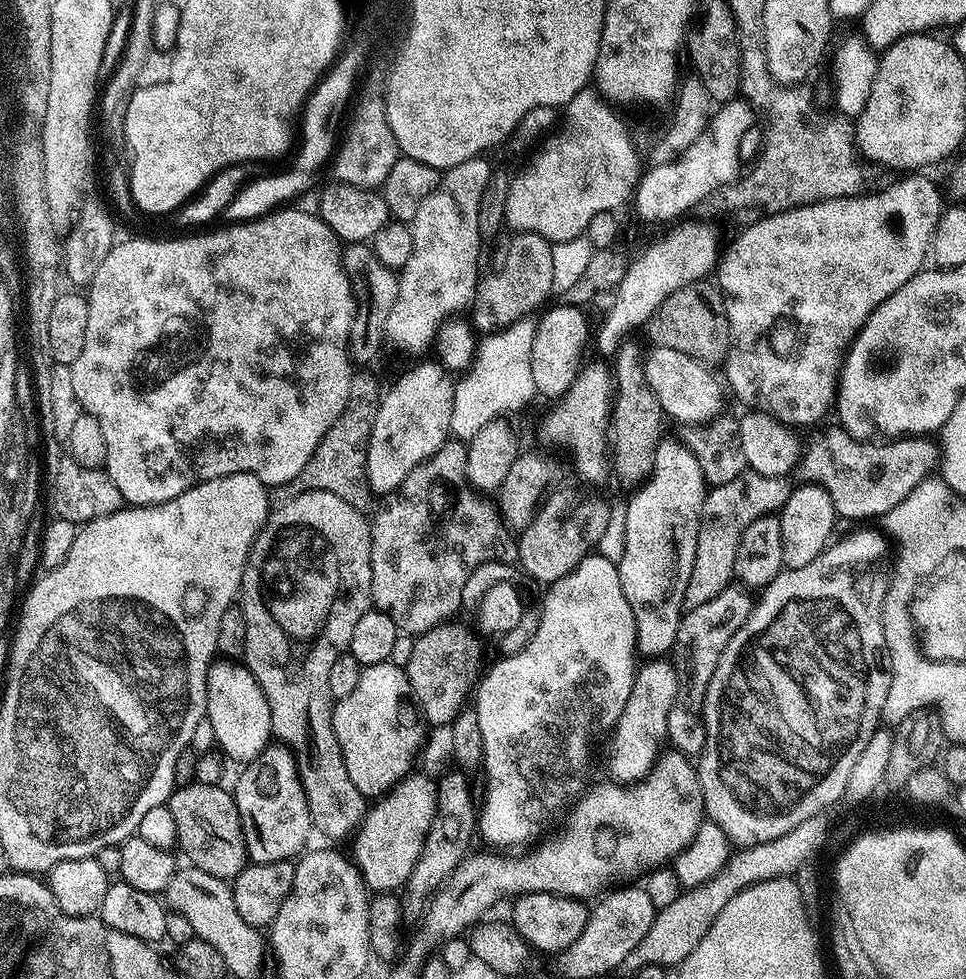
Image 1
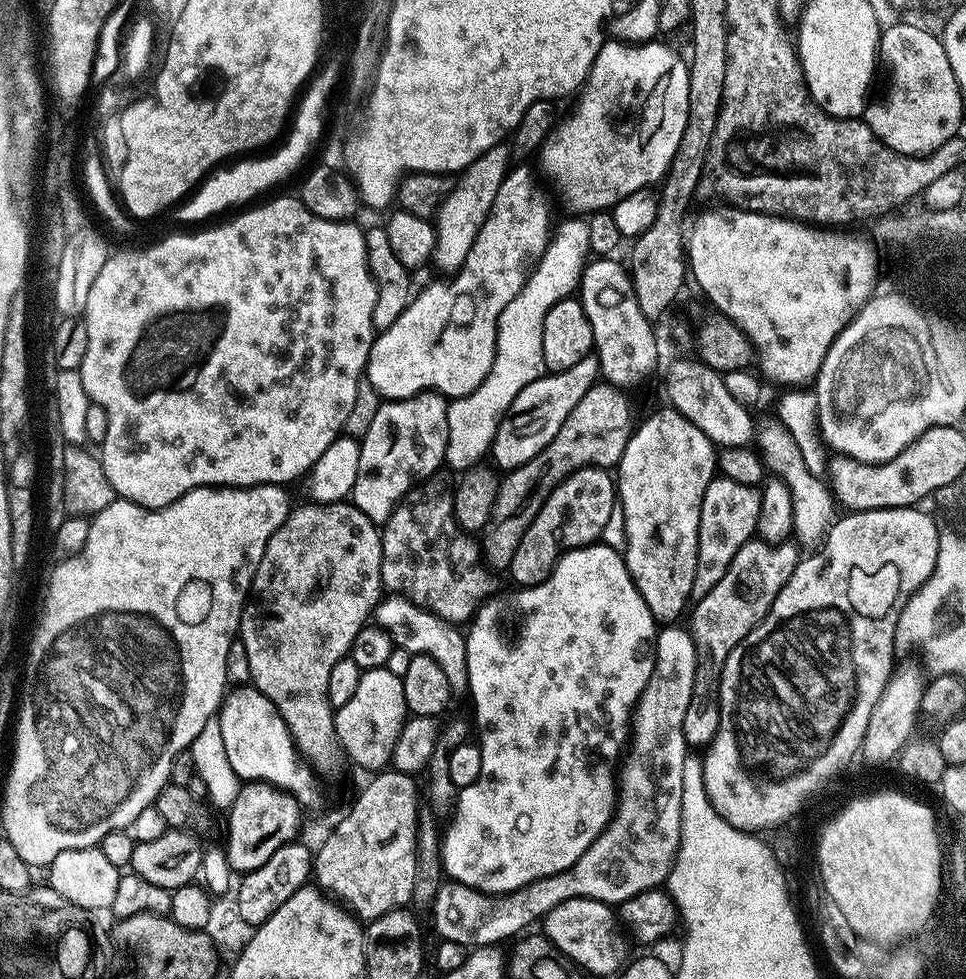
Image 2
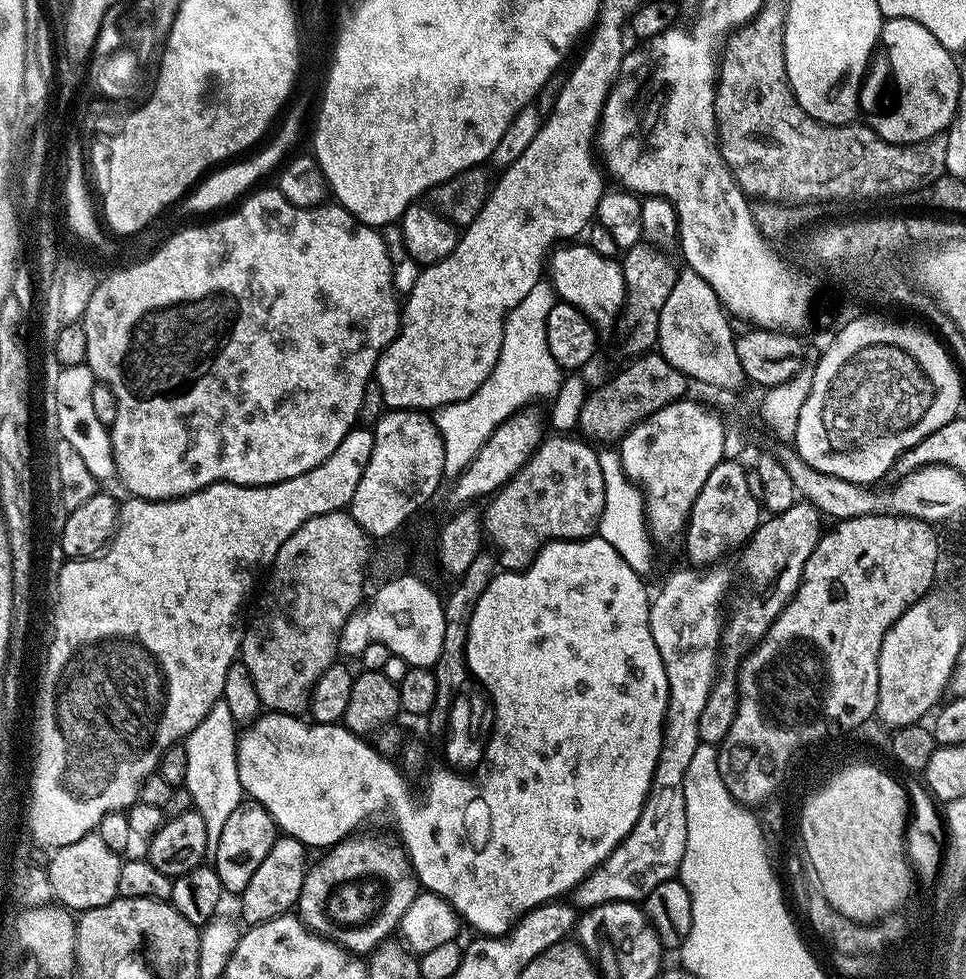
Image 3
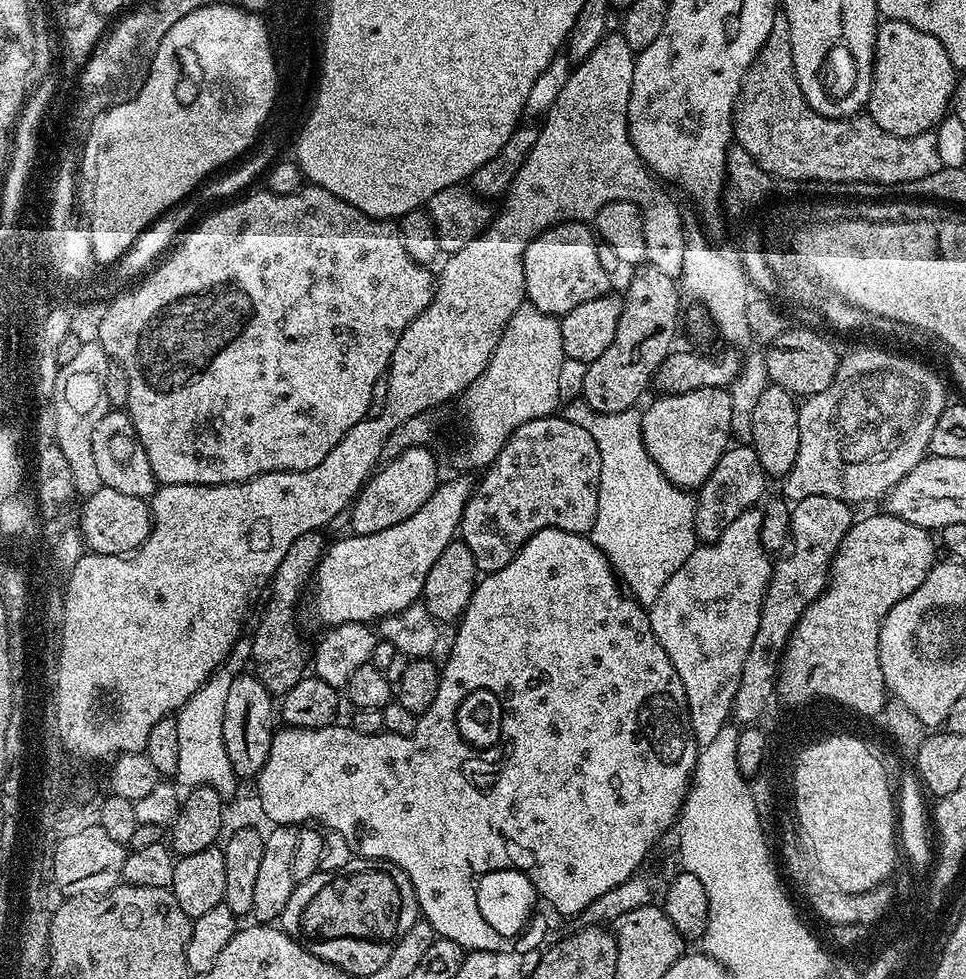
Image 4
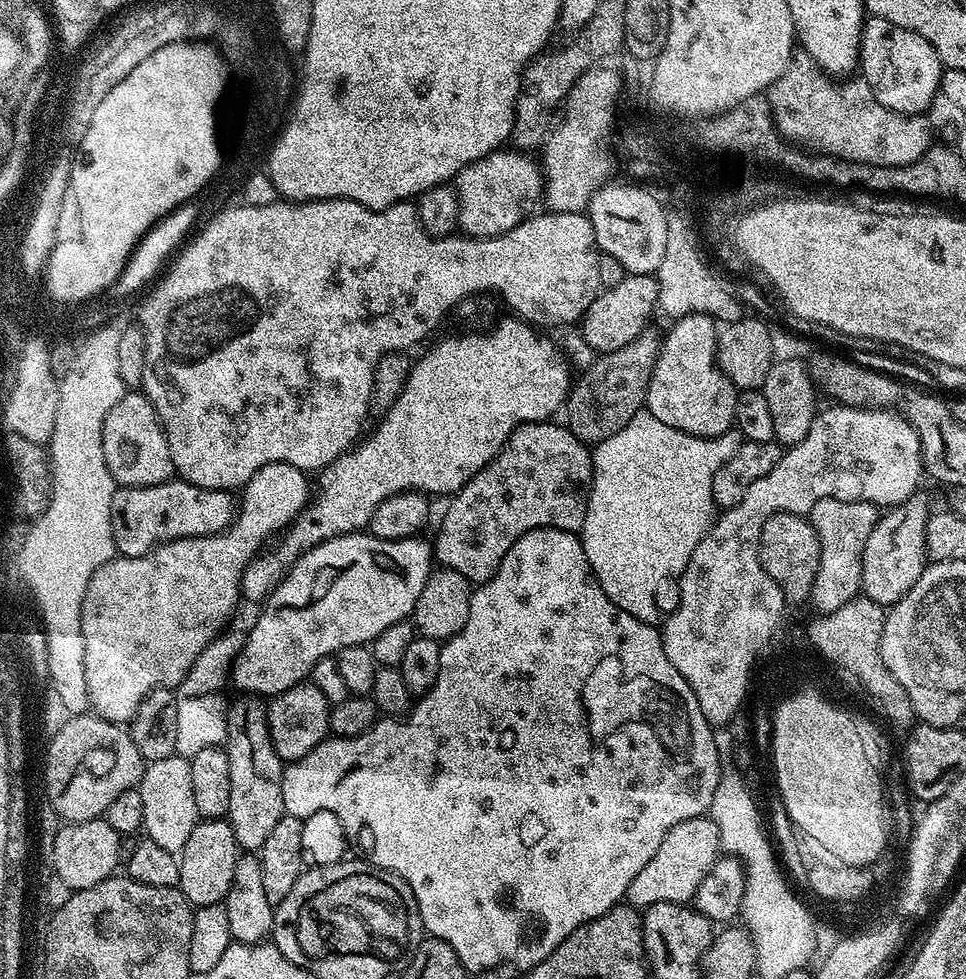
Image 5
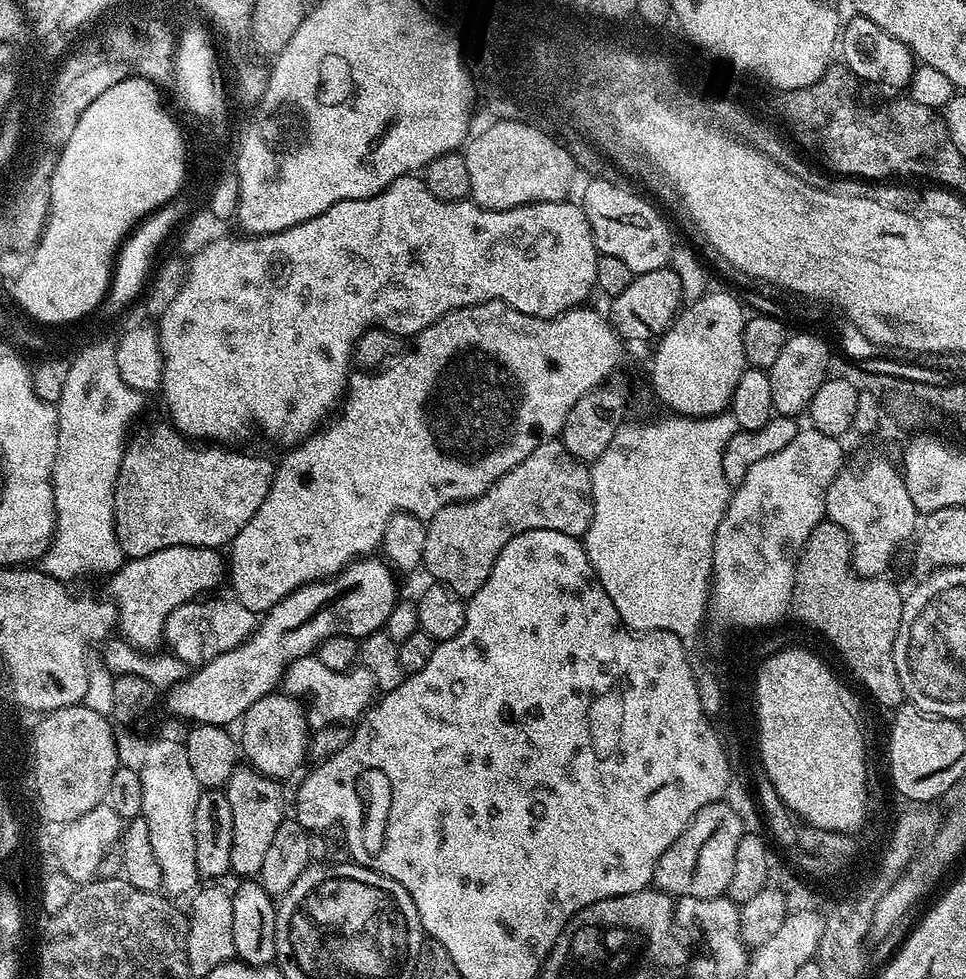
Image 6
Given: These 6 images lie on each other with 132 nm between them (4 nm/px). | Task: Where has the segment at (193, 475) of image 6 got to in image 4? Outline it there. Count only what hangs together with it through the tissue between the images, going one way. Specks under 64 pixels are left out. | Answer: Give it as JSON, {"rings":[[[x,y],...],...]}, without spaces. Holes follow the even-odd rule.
{"rings":[[[101,487],[97,492],[87,493],[84,505],[78,510],[78,517],[81,520],[79,528],[80,539],[83,540],[85,549],[89,553],[98,556],[127,556],[142,546],[152,529],[152,509],[149,501],[142,497],[131,497],[122,494],[119,490]]]}

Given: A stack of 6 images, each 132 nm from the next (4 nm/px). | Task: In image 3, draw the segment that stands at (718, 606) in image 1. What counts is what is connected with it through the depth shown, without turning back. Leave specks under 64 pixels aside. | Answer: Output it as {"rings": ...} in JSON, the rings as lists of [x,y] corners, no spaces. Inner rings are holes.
{"rings":[[[797,502],[790,506],[790,510],[769,515],[743,545],[739,553],[740,569],[736,576],[734,572],[734,583],[726,600],[726,619],[720,633],[716,676],[712,679],[706,706],[702,706],[702,716],[698,718],[700,743],[718,746],[726,738],[730,722],[734,722],[736,717],[736,674],[740,671],[741,659],[756,647],[795,594],[806,562],[820,541],[820,521],[822,515],[814,505]]]}

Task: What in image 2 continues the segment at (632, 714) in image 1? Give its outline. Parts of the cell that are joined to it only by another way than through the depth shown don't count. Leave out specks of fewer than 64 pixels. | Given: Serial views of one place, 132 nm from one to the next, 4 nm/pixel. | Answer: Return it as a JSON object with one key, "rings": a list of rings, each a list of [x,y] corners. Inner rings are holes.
{"rings":[[[664,626],[656,634],[656,661],[650,682],[642,690],[640,700],[634,709],[634,719],[630,725],[630,743],[626,755],[618,768],[618,799],[612,821],[604,833],[570,866],[561,872],[538,878],[525,888],[503,894],[479,892],[465,884],[441,883],[438,894],[432,900],[430,915],[440,940],[458,942],[465,946],[486,948],[499,945],[499,940],[511,941],[532,923],[543,921],[545,914],[554,910],[570,898],[590,898],[600,900],[609,906],[619,906],[625,900],[634,898],[652,888],[660,888],[665,883],[676,861],[676,851],[680,848],[680,815],[682,814],[682,766],[686,755],[686,745],[682,734],[682,718],[686,718],[686,706],[690,706],[690,694],[694,686],[694,666],[696,655],[691,631],[687,627]]]}

